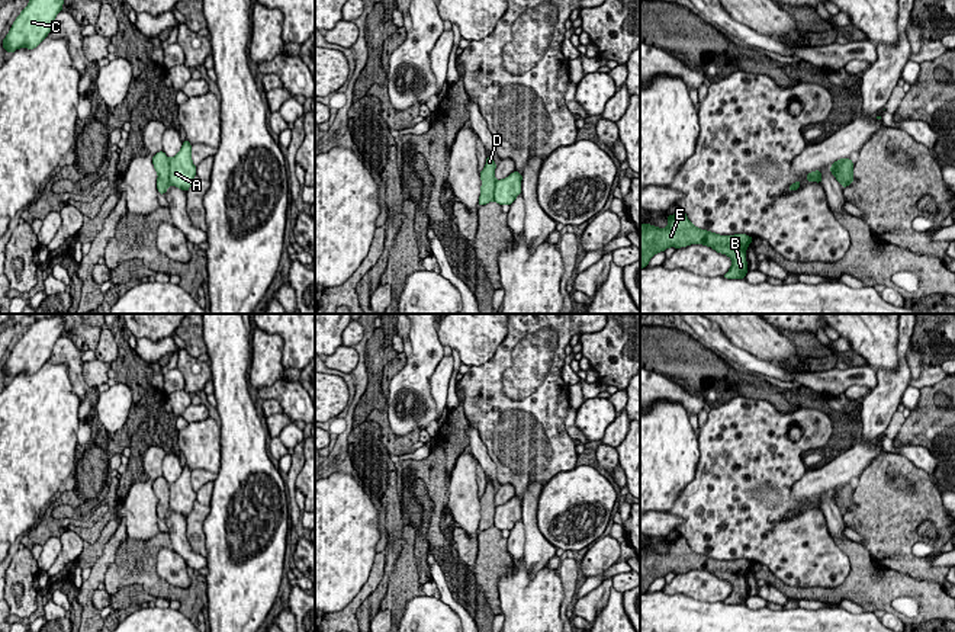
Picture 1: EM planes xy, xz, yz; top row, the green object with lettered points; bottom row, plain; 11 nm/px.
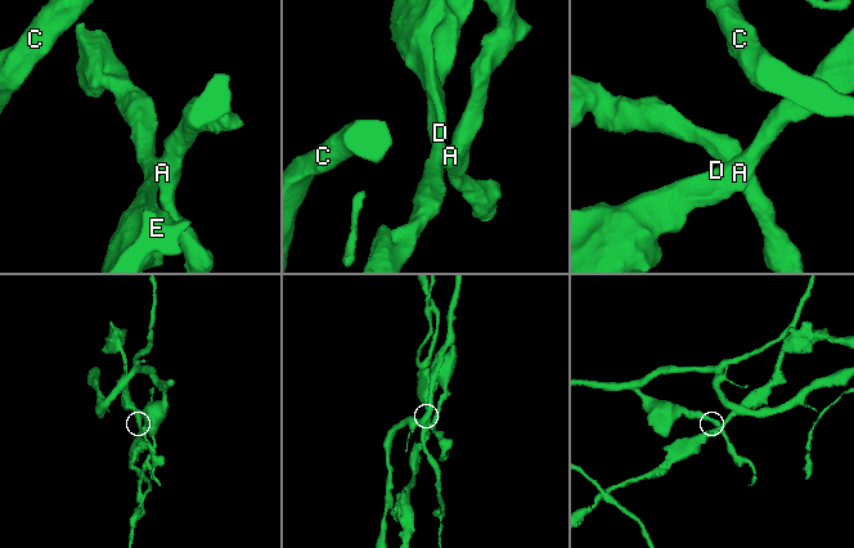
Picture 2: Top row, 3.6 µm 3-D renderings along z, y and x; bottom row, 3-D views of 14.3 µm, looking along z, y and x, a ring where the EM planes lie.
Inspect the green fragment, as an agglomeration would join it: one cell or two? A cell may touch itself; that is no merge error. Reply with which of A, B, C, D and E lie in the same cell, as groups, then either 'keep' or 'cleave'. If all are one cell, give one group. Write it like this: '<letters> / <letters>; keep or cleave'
A C / B D E; cleave

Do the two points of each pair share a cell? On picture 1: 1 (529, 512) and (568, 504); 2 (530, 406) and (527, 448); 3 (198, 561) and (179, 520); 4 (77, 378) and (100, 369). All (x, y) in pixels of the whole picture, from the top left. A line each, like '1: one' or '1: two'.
1: two
2: one
3: one
4: two

